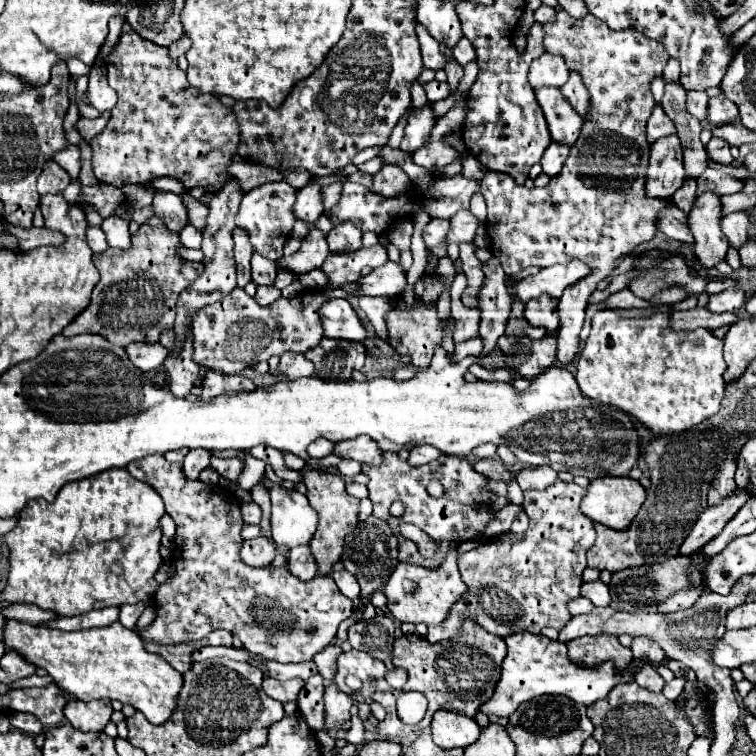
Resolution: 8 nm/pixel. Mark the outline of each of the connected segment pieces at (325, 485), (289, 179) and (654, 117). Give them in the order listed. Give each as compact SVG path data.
M305 468L299 474L303 478L303 484L307 486L309 504L319 514L319 526L317 526L317 532L315 532L309 546L311 546L315 560L317 560L319 574L329 574L331 566L335 562L339 562L339 558L341 558L345 534L349 530L353 530L359 522L359 500L345 492L345 482L341 480L339 474L331 474L327 470L315 470L315 468Z
M289 170L287 176L285 176L285 182L291 184L293 188L303 188L303 186L307 186L311 182L311 178L313 176L307 170Z
M657 104L649 116L649 122L647 122L647 140L649 142L655 142L657 138L663 138L663 136L669 136L669 134L675 134L673 130L673 122L671 118L661 110L661 106Z

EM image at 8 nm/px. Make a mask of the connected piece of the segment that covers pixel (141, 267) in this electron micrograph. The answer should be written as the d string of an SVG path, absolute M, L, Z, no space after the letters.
M151 216L145 224L141 224L139 232L133 234L131 248L129 250L105 250L101 254L93 256L93 262L97 270L101 272L101 280L93 290L91 304L63 330L63 336L75 336L81 332L93 332L105 336L109 342L117 346L127 346L131 342L157 342L161 330L173 326L173 318L177 314L177 298L179 294L201 276L201 270L205 268L201 262L189 262L183 260L177 254L177 248L181 246L181 238L177 232L171 232L161 218Z

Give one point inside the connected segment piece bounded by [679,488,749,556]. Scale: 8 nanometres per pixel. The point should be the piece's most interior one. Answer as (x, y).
(711, 522)

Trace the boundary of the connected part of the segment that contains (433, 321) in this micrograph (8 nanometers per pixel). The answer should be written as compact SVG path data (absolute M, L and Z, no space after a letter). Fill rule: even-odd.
M401 296L395 298L395 306L385 316L385 322L387 322L387 330L389 330L389 344L395 348L399 358L407 356L415 368L427 368L431 364L435 348L441 346L443 336L455 332L453 318L441 320L437 316L431 316L429 320L425 320L425 302L421 298L415 298L413 306L409 306Z

